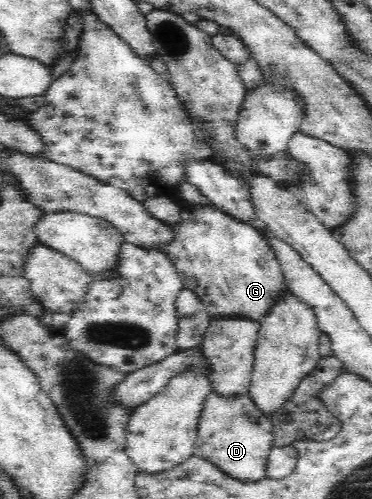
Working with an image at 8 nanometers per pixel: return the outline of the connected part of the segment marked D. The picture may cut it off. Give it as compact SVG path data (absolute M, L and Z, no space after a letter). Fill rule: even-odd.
M212 391L209 403L204 407L204 413L198 425L198 437L194 446L193 454L206 458L213 463L220 471L226 473L230 478L242 483L258 483L268 481L268 459L274 450L273 425L268 417L263 417L261 413L250 402L247 395L240 400L226 402L217 393Z

